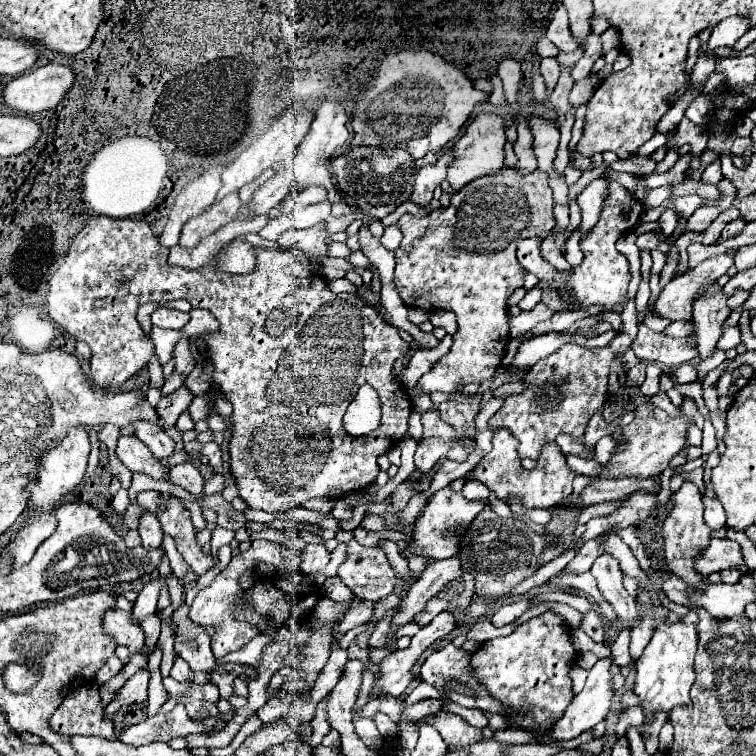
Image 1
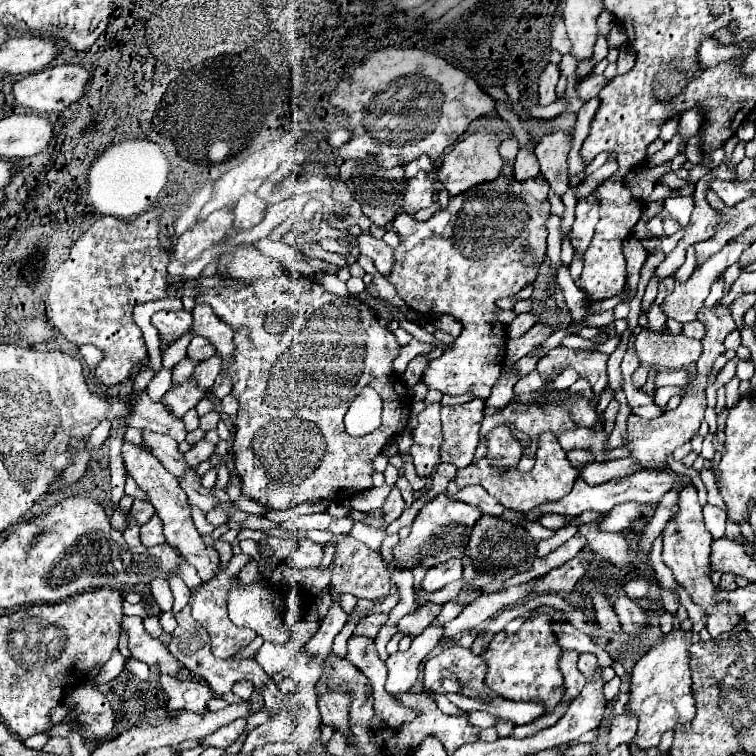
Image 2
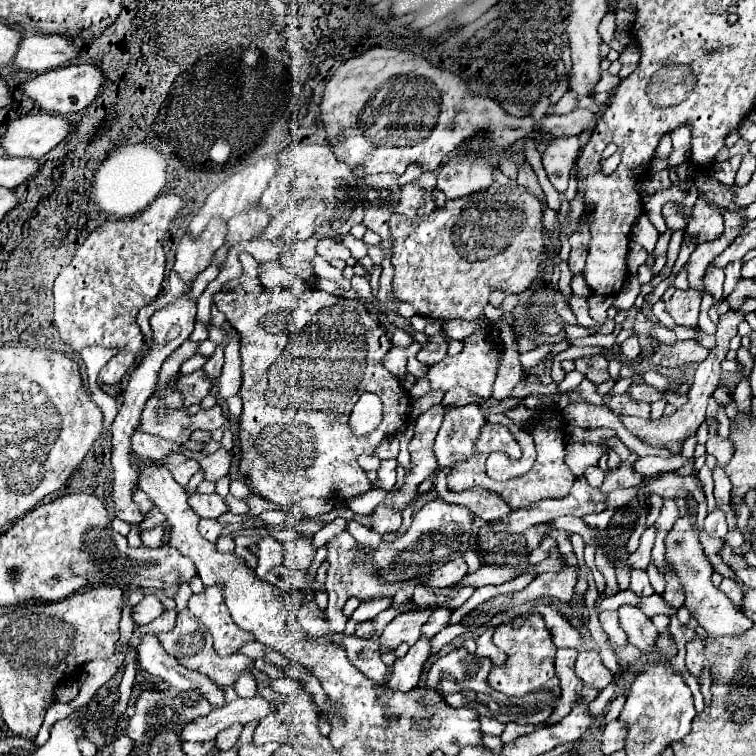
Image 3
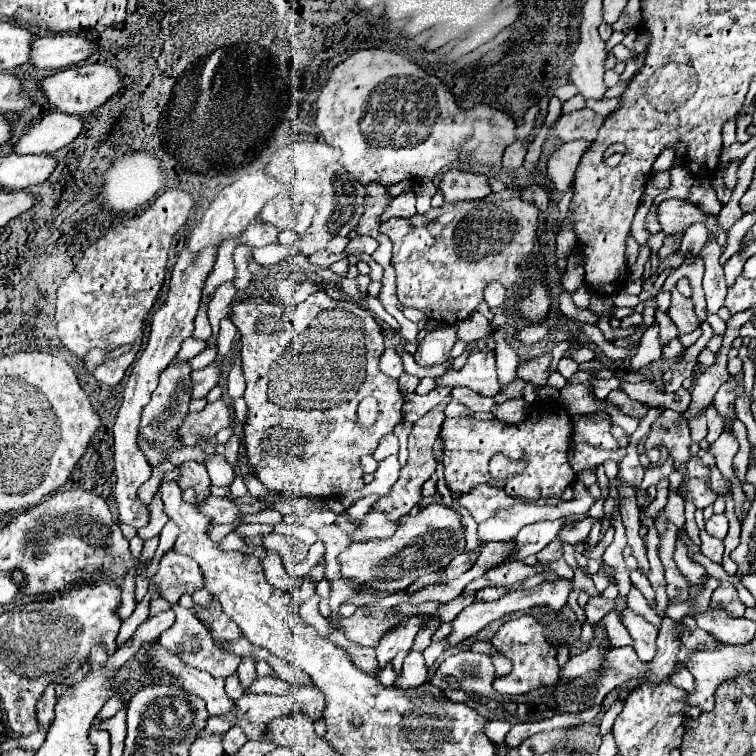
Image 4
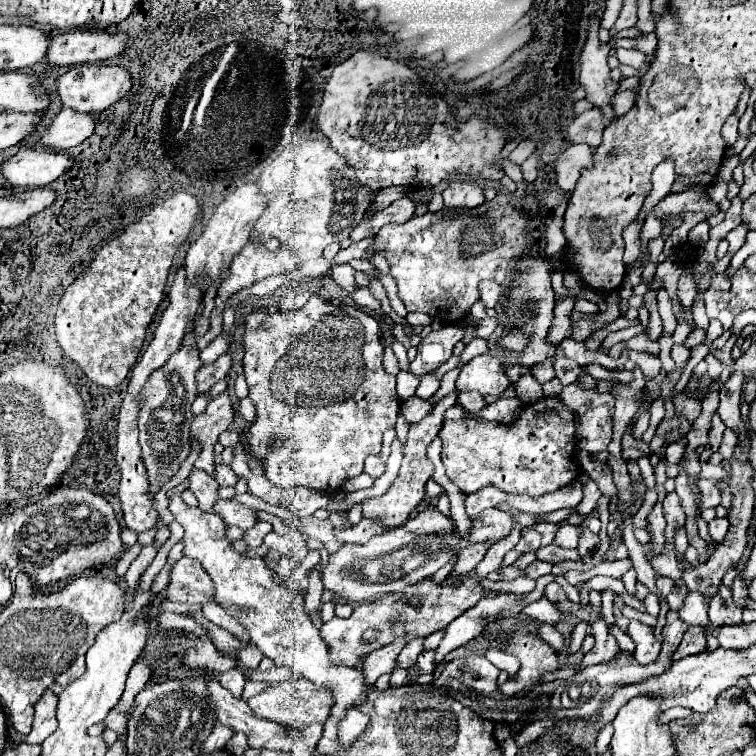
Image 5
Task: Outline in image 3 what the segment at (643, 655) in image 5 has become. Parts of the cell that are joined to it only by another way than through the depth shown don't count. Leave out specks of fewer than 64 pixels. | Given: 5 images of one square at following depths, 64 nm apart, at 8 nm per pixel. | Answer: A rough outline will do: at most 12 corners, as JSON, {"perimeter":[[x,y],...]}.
{"perimeter":[[634,606],[618,610],[620,624],[642,654],[652,652],[656,626]]}

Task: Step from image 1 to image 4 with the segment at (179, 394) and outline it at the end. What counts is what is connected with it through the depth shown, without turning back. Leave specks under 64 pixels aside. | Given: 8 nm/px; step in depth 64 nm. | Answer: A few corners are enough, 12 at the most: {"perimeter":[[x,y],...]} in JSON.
{"perimeter":[[222,362],[192,372],[192,398],[206,398],[220,382]]}

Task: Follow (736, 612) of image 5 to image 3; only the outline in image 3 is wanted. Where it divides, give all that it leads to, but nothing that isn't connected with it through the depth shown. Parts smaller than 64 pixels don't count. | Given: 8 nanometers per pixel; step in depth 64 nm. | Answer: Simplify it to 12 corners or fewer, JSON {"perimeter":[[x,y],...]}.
{"perimeter":[[724,578],[720,590],[742,610],[742,592],[738,584]]}

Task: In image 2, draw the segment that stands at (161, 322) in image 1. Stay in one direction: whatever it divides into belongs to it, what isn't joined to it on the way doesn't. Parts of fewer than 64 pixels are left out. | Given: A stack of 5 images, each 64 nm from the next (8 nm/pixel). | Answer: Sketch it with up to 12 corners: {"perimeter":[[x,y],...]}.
{"perimeter":[[160,310],[152,316],[162,344],[190,332],[192,312]]}

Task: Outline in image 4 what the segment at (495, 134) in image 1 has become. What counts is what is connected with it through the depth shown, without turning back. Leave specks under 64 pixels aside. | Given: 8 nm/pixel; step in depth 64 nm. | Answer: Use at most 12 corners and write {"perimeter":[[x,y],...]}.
{"perimeter":[[444,174],[446,202],[472,202],[490,194],[486,176]]}

